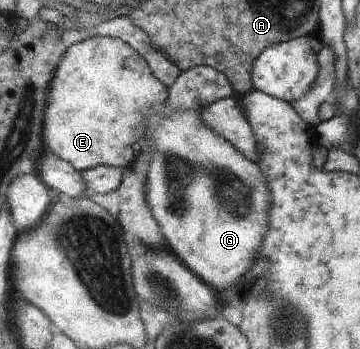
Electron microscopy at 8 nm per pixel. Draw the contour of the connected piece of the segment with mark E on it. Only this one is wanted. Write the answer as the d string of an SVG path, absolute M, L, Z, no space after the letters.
M87 36L68 47L63 54L48 92L44 111L43 139L47 150L68 161L77 171L87 171L97 166L126 168L135 159L133 143L145 137L144 119L153 108L165 104L167 87L153 76L149 65L128 42L111 36Z

